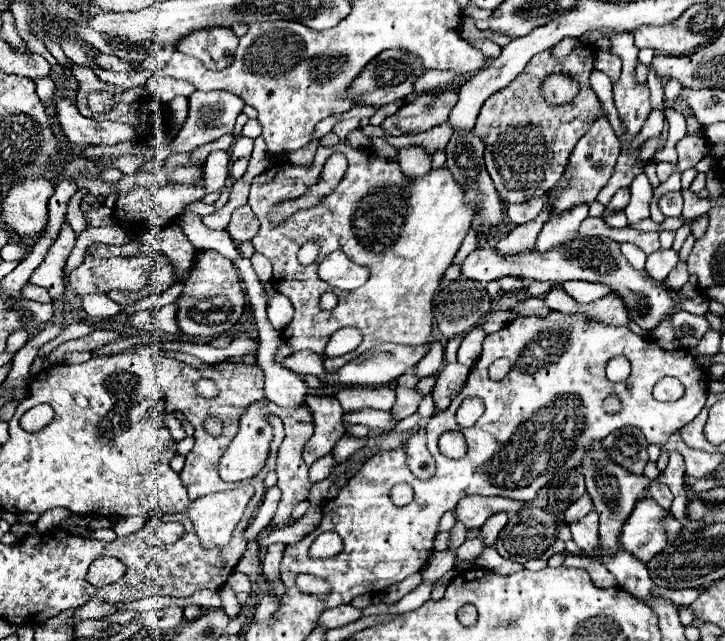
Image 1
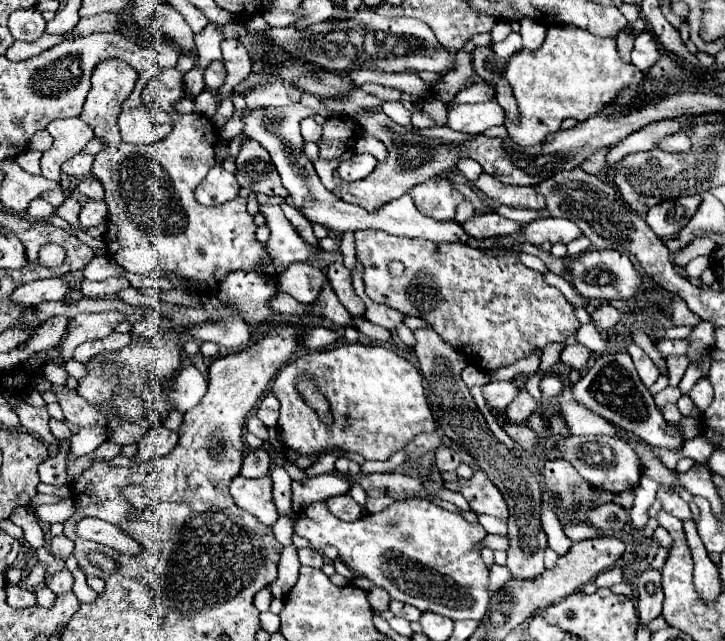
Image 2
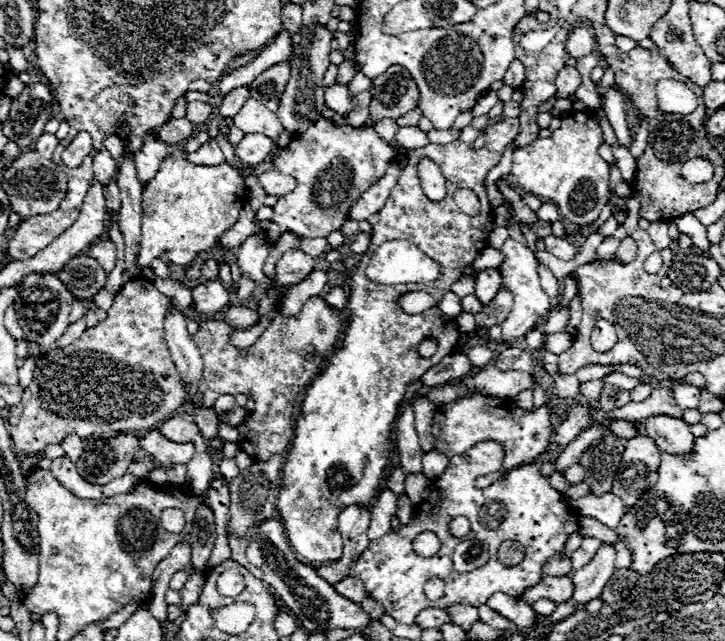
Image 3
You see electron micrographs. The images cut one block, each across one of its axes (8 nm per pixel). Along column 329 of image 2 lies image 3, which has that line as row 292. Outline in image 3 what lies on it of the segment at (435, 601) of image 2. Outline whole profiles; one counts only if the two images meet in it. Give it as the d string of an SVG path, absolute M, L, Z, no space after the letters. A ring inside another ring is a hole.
M508 238L504 242L504 246L500 248L504 262L500 264L500 276L502 276L502 288L510 290L514 296L514 304L512 304L512 312L508 314L508 318L502 322L502 340L510 342L516 338L524 338L532 328L534 322L548 314L552 308L552 298L540 288L540 280L538 280L538 268L536 268L536 260L534 254L524 246L522 242L516 242L512 238Z

